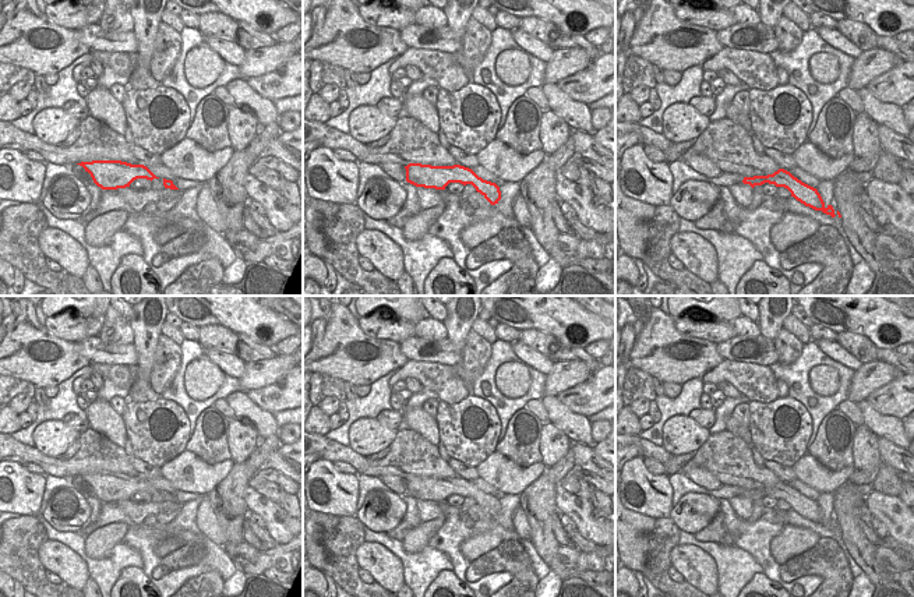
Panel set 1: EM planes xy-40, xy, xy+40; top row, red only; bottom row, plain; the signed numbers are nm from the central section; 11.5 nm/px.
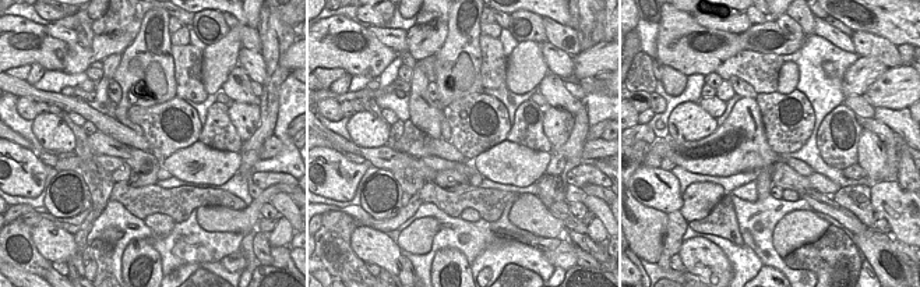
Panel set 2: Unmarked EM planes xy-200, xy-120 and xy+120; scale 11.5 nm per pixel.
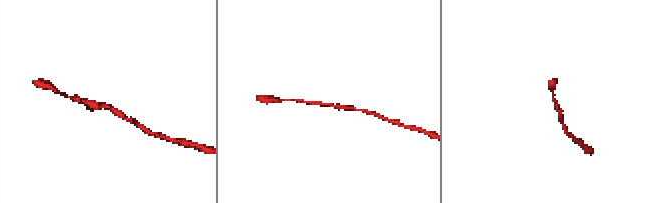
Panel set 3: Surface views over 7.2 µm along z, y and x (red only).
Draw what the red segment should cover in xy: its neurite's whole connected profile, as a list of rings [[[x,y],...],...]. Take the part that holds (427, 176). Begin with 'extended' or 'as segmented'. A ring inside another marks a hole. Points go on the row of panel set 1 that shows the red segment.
as segmented | [[[409,163],[406,169],[406,181],[424,188],[445,190],[449,183],[472,184],[491,205],[501,199],[500,187],[495,183],[483,180],[472,169],[454,166],[431,166],[421,163]]]

